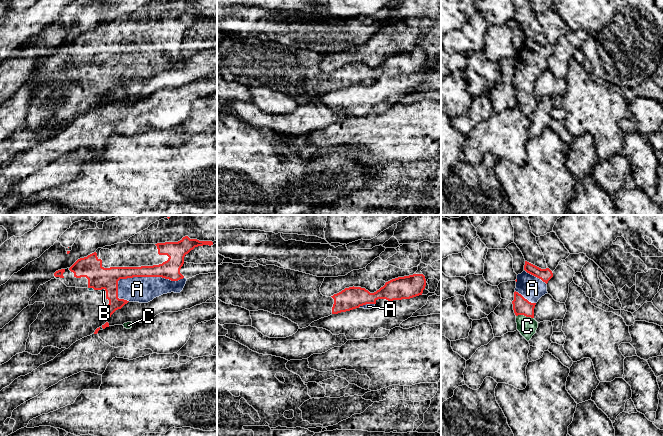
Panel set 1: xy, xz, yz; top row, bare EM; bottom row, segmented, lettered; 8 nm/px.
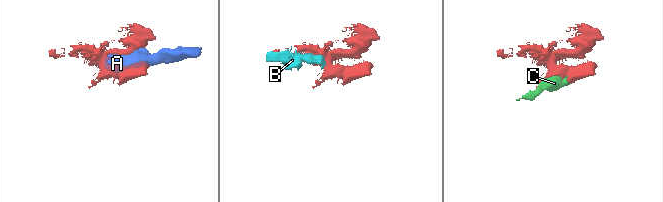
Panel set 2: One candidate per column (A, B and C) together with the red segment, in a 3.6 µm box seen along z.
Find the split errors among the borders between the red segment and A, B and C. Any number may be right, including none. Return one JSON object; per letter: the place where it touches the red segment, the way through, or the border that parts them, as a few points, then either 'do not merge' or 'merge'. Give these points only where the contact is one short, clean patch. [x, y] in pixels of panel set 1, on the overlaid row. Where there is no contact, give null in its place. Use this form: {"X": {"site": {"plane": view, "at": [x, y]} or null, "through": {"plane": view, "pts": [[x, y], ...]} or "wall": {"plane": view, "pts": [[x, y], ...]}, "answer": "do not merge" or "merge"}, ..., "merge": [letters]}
{"A": {"site": {"plane": "xy", "at": [142, 276]}, "answer": "merge"}, "B": {"site": {"plane": "xy", "at": [106, 292]}, "answer": "merge"}, "C": {"site": {"plane": "yz", "at": [525, 315]}, "answer": "merge"}, "merge": ["A", "B", "C"]}

